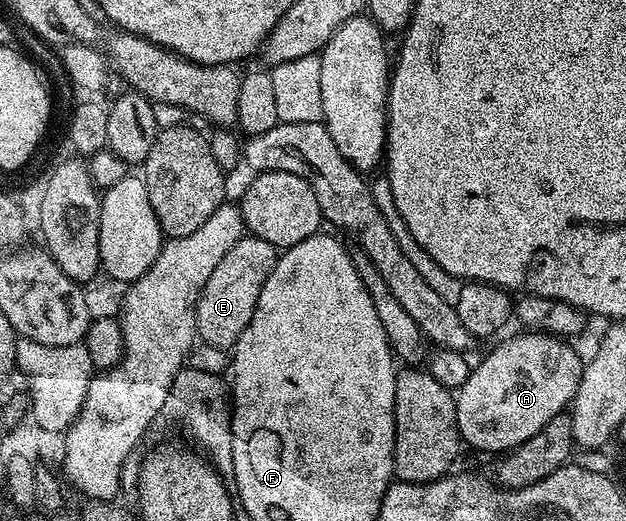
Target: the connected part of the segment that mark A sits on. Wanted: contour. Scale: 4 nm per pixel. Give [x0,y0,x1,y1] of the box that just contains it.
[455,332,584,454]

